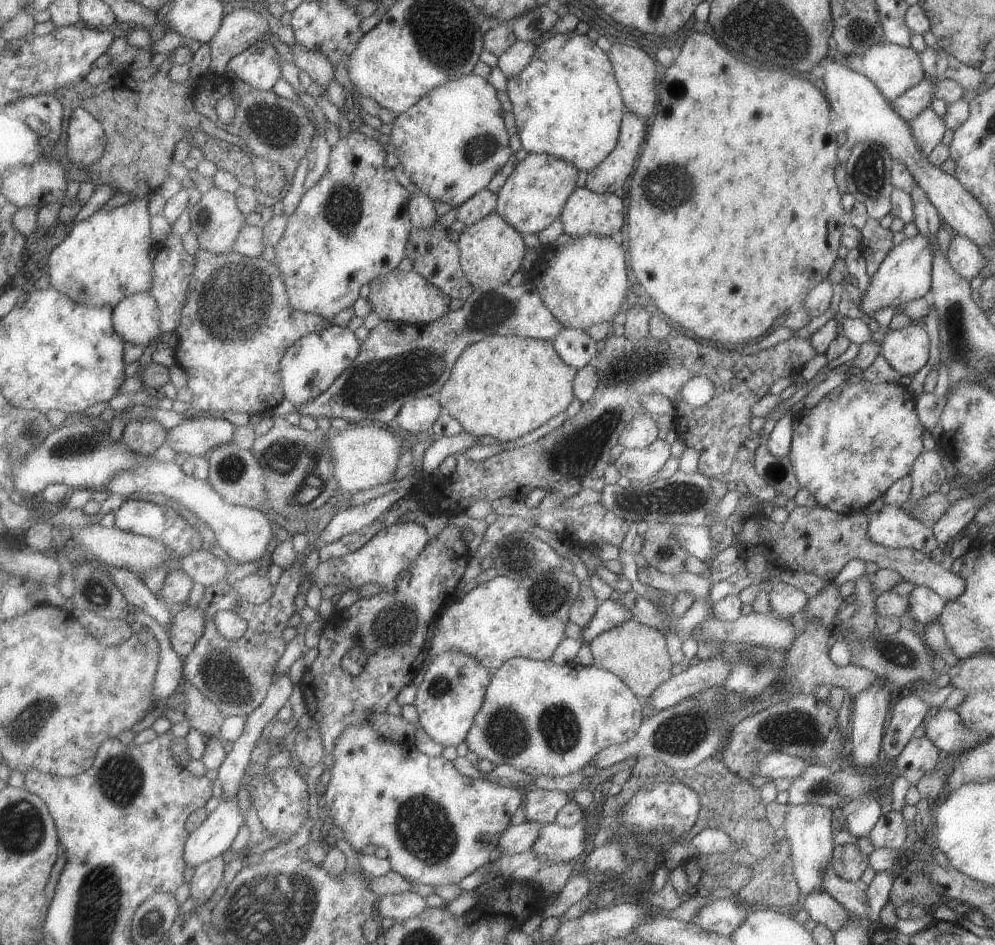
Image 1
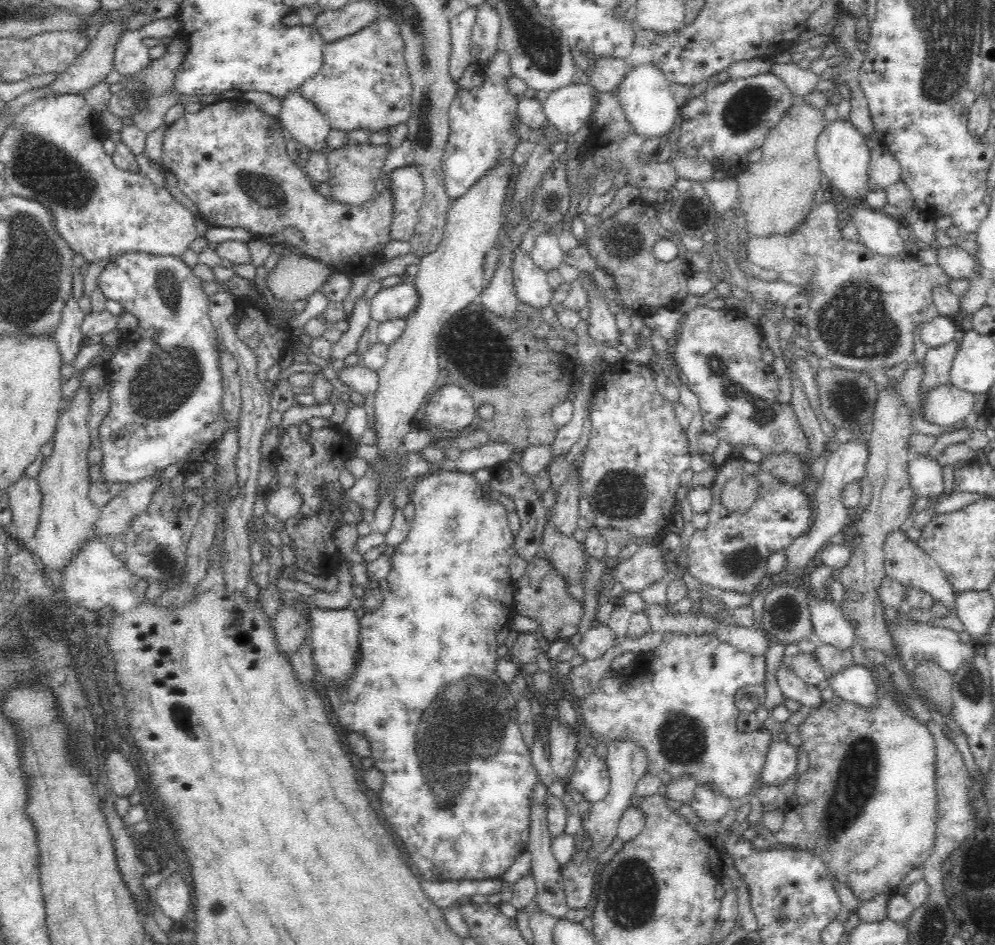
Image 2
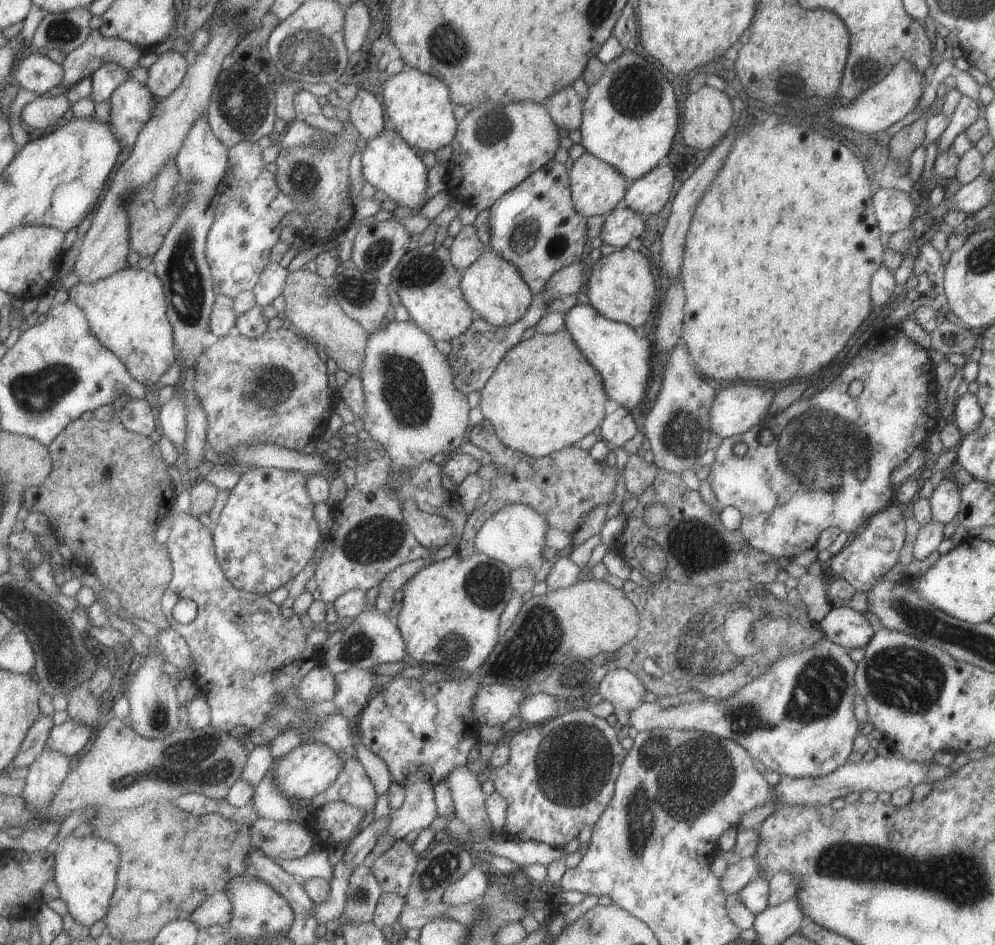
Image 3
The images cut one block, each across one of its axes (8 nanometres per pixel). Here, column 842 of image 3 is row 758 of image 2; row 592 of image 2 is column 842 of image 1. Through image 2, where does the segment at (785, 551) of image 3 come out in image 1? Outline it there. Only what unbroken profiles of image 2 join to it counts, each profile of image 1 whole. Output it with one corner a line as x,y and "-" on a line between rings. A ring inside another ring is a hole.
905,381
871,383
839,383
815,406
801,408
792,419
790,451
788,454
800,488
813,495
817,504
836,513
851,514
865,511
867,506
891,486
892,482
909,475
913,461
921,454
921,434
924,426
915,410
915,398

